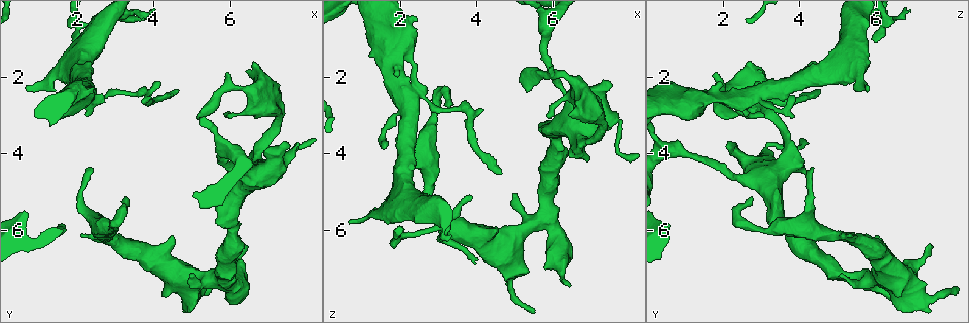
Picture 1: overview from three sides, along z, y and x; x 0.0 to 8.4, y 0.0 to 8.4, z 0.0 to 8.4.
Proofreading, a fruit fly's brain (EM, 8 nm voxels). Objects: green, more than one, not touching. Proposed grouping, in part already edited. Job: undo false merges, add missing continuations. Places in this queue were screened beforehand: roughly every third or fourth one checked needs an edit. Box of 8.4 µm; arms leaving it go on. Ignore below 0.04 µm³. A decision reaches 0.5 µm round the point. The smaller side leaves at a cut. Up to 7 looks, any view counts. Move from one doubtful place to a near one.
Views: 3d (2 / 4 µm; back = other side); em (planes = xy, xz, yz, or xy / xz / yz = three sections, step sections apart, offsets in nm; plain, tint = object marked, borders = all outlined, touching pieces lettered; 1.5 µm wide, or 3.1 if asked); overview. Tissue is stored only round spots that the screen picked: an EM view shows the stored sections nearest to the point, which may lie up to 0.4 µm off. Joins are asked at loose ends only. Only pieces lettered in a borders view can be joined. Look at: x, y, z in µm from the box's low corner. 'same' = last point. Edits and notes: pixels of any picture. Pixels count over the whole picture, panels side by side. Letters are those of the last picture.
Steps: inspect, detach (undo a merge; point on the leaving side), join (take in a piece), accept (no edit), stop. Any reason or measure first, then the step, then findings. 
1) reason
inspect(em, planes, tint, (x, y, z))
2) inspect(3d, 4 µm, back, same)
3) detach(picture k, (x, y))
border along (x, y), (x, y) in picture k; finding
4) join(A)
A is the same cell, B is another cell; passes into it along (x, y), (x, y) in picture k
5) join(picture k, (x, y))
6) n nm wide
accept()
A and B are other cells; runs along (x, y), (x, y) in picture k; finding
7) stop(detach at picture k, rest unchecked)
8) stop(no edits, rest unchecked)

abrupt turn
inspect(3d, 4 µm, (2.00, 0.65, 6.20))

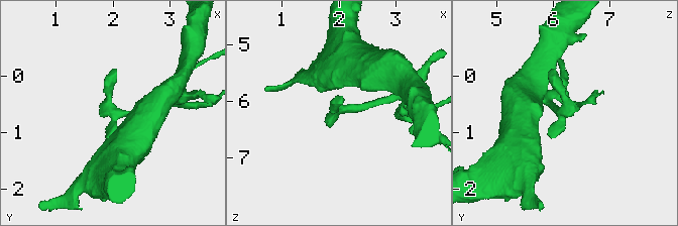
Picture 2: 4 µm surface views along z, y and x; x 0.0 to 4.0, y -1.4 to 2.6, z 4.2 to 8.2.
shape alone is not enough
inspect(em, planes, tint, (2.05, 0.60, 6.15))

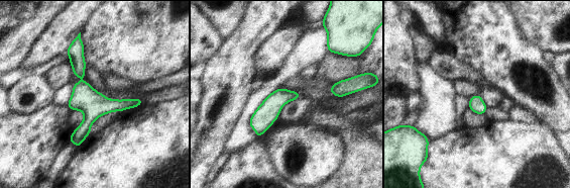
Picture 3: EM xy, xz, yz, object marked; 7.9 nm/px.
inspect(em, planes, borders, same)

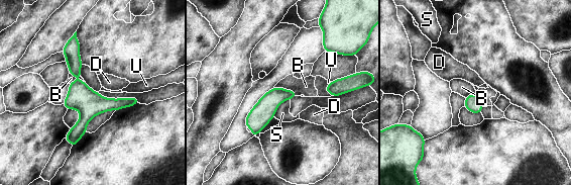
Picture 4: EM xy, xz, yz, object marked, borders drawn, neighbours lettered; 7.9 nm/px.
120 nm wide
accept()
B, D, S and U are other cells; border along (290, 98), (278, 105), (273, 116) in picture 4; continuous, no second neuron

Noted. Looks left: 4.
free end
inspect(em, planes, borders, (0.65, 2.20, 5.75))

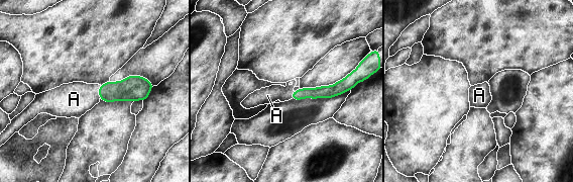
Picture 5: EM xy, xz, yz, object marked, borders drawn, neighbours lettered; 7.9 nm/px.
join(A)
A is the same cell; passes into it along (130, 88), (99, 91), (74, 99) in picture 5; the neuron continues

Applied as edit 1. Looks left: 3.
tapers out
inspect(em, planes, borders, (5.80, 2.95, 3.05))

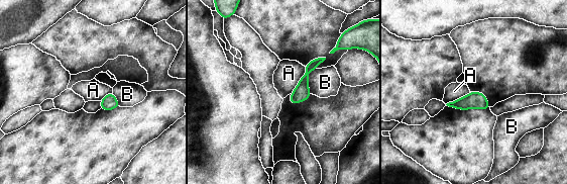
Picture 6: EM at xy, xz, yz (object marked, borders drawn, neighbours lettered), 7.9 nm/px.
A touches over 260 nm
accept()
A and B are other cells; border along (316, 68), (309, 73), (311, 93) in picture 6; none of them fits

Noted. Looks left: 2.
stop(join at picture 5, rest unchecked)

